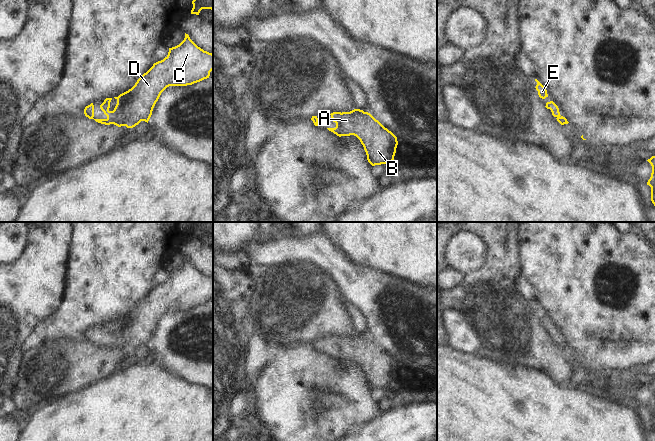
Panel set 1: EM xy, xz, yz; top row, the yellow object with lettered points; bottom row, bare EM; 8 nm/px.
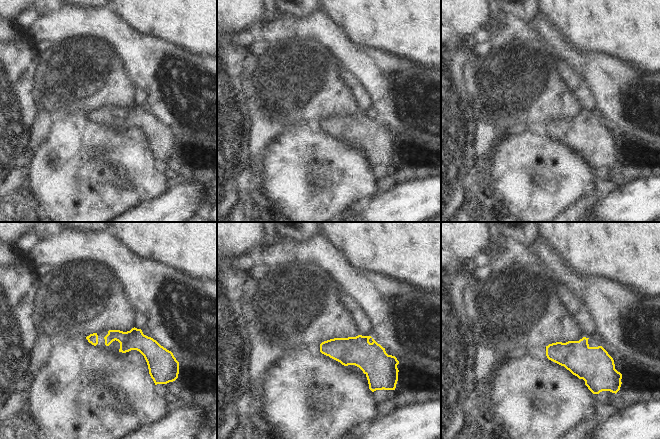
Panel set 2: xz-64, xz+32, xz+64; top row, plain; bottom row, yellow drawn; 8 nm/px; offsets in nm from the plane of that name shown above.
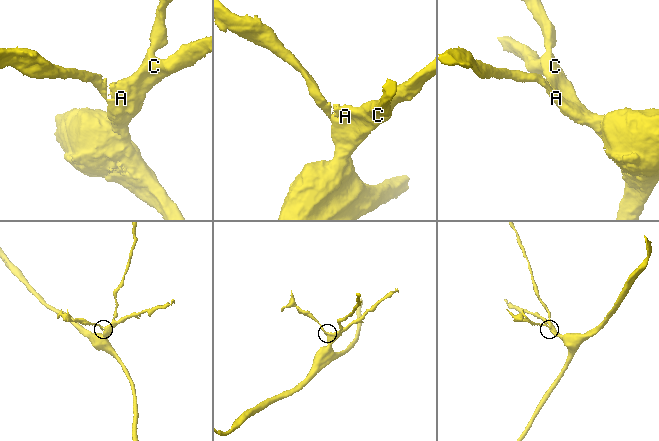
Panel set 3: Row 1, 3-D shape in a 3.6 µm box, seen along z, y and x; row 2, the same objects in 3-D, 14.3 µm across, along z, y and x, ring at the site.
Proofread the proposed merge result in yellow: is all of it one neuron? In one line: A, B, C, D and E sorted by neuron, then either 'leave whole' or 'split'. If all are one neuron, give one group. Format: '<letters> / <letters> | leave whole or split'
A B C D E | leave whole

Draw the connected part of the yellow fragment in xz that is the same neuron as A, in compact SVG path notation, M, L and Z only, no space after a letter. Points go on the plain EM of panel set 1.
M360 333L350 336L333 336L329 338L332 345L336 347L335 352L327 352L337 360L356 360L364 371L368 386L372 389L392 388L398 369L397 361L385 352L370 337Z

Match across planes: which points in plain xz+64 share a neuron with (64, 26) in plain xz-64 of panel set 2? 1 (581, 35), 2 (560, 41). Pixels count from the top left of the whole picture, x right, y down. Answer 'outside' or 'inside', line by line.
1: outside
2: inside

